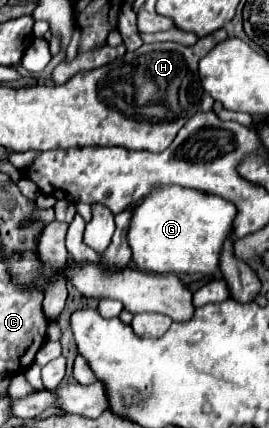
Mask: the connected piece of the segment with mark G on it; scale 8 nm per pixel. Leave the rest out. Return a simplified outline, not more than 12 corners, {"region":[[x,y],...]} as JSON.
{"region":[[155,188],[127,234],[137,268],[217,274],[235,206]]}

